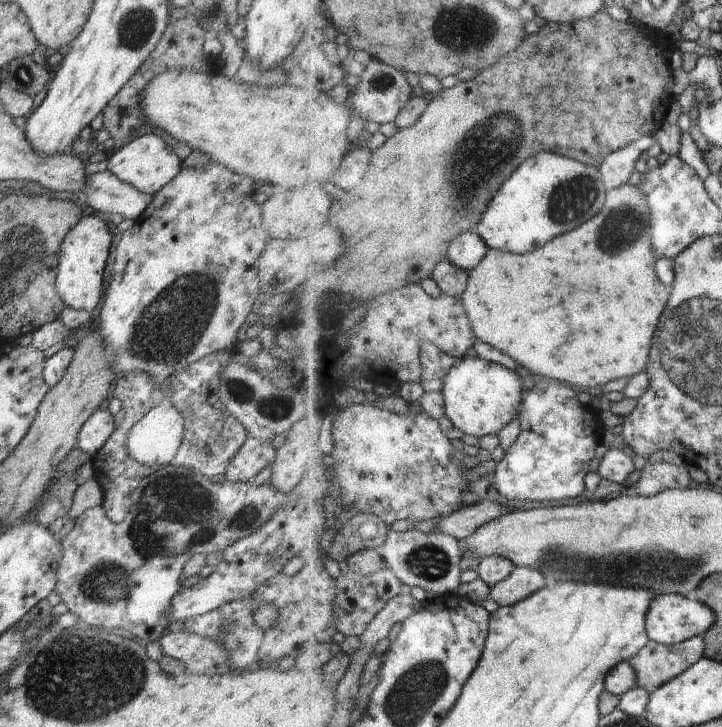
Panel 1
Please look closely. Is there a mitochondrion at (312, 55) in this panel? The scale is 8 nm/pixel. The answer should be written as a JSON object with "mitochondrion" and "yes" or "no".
{"mitochondrion":"no"}

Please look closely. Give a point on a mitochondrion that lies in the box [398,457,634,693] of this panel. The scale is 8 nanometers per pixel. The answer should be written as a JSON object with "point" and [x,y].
{"point":[431,562]}

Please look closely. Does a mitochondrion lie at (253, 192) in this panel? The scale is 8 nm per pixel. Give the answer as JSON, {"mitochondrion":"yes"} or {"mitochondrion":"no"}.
{"mitochondrion":"no"}

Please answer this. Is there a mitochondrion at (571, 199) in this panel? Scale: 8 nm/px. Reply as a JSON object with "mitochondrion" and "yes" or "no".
{"mitochondrion":"yes"}

